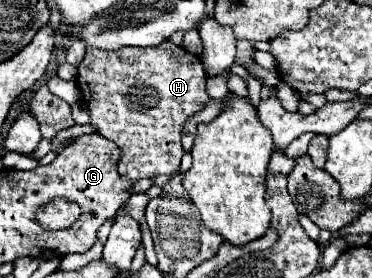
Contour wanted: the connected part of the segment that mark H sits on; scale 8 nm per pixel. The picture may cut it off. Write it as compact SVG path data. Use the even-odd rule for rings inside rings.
M173 44L155 48L121 48L117 52L87 48L87 54L79 64L77 76L83 102L91 112L91 122L99 128L99 134L103 134L107 140L115 142L123 150L123 156L119 160L119 174L131 180L155 178L159 174L175 174L179 170L183 158L183 124L189 116L193 116L209 102L205 82L207 76L199 58L185 48Z

